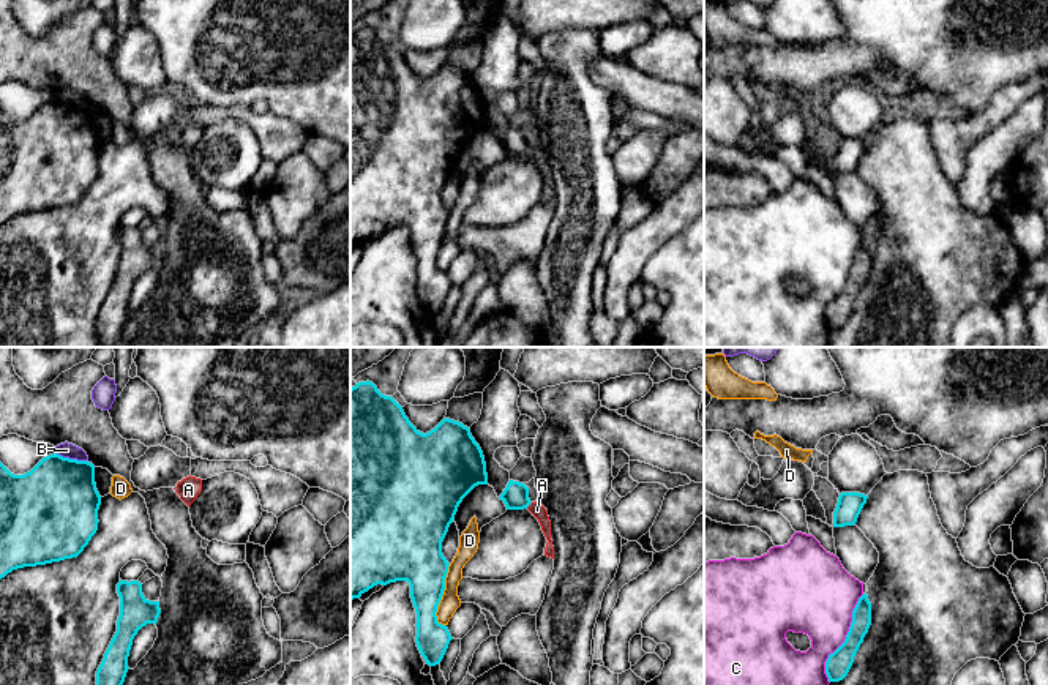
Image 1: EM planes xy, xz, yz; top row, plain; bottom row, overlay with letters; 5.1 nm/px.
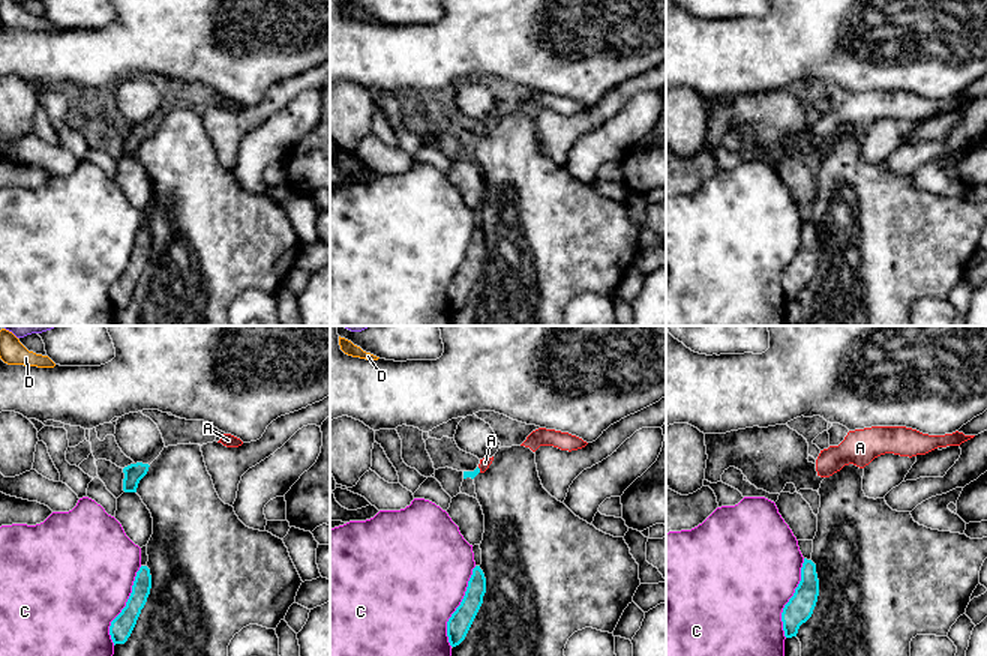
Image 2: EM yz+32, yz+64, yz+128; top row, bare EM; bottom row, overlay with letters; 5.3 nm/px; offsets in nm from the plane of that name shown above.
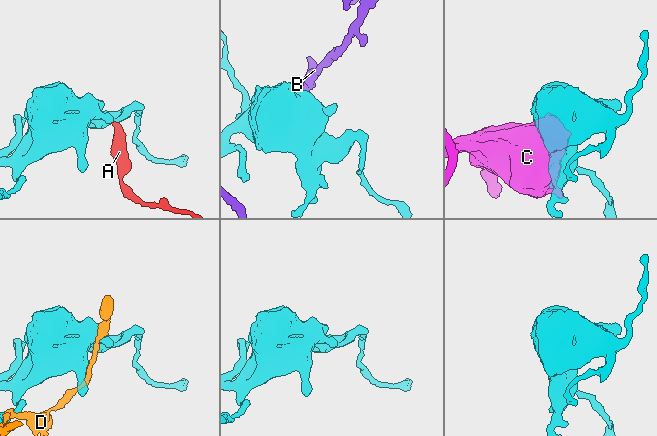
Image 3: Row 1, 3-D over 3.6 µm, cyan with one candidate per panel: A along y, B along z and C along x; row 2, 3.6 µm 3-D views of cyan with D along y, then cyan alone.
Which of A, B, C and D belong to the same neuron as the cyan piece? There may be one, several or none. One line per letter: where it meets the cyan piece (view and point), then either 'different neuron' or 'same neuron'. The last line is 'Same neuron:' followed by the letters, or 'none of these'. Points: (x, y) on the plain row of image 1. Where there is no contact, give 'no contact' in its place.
A: xz (529, 150) | same neuron
B: xy (71, 106) | different neuron
C: yz (846, 284) | different neuron
D: xz (442, 240) | different neuron
Same neuron: A

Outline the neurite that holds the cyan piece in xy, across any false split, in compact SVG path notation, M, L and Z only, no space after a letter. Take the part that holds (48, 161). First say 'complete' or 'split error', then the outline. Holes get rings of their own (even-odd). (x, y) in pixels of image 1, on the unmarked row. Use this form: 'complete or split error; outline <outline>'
complete; outline M54 99L43 104L24 122L11 120L0 109L0 226L17 215L77 204L98 177L99 152L101 142L95 129L95 112L88 107Z

